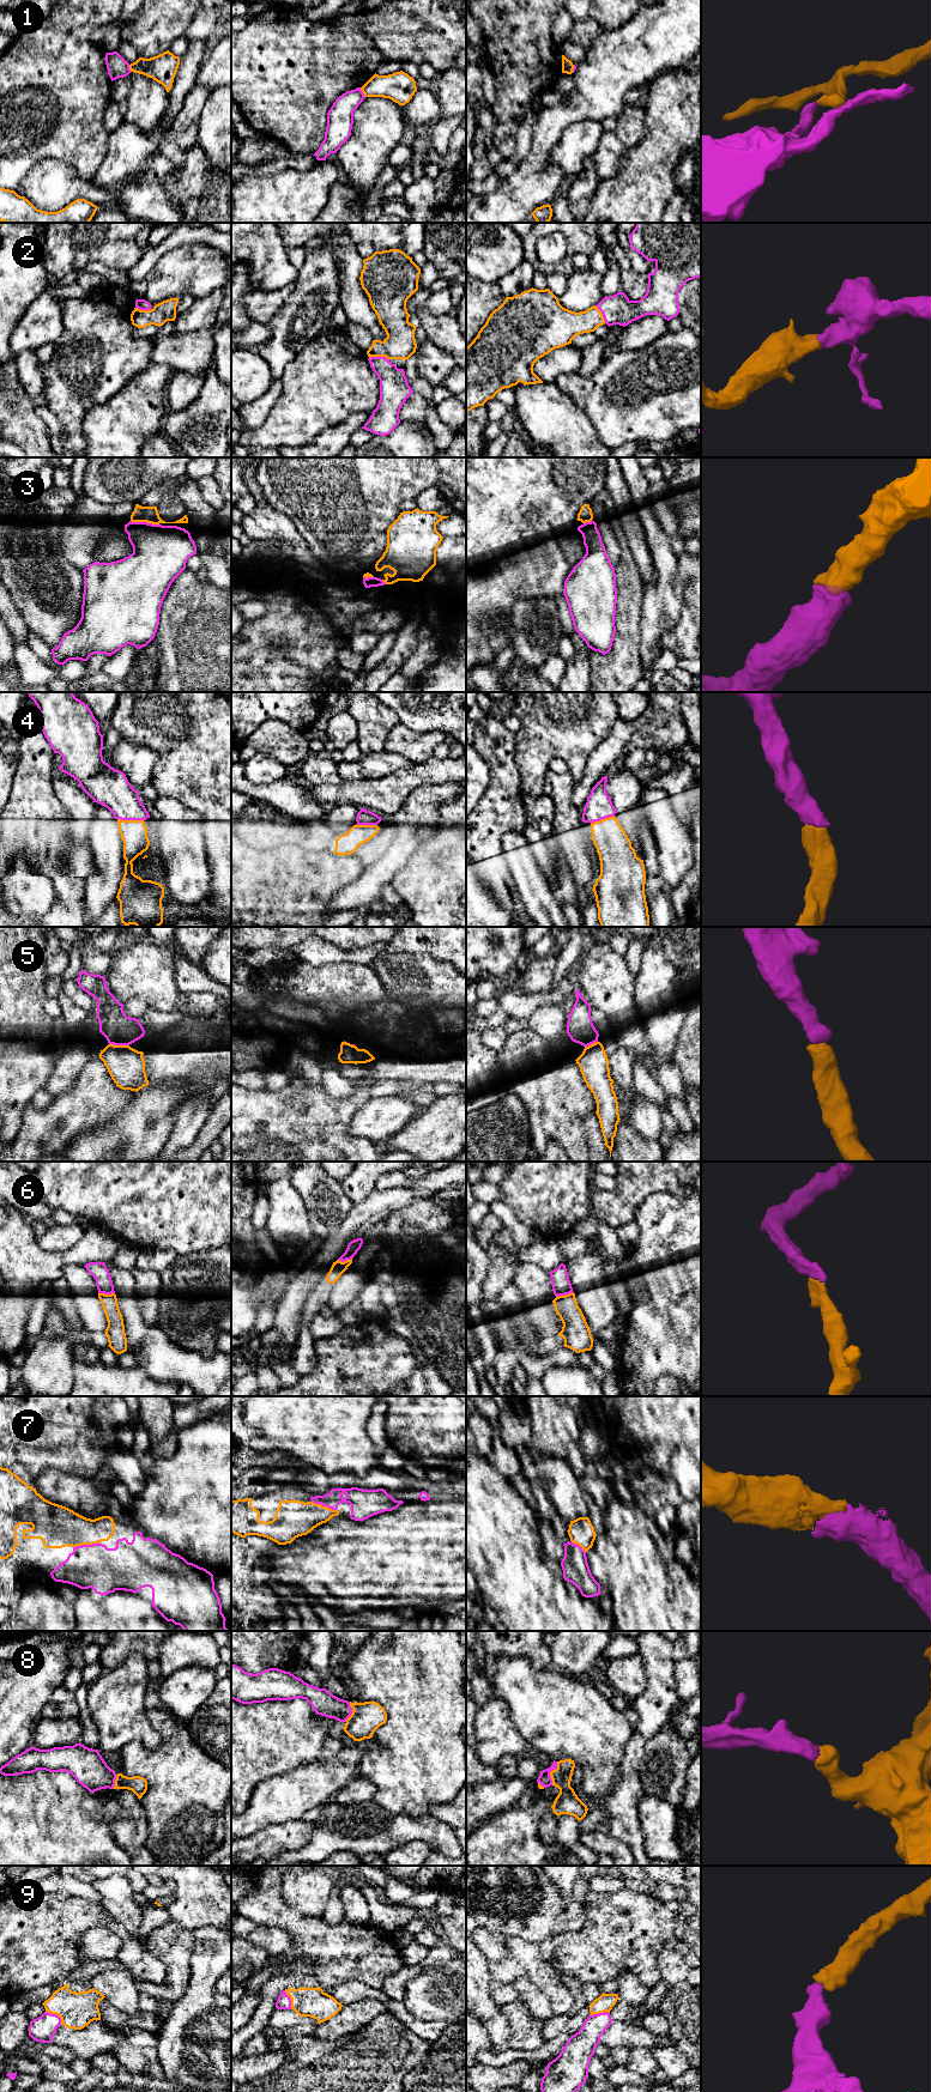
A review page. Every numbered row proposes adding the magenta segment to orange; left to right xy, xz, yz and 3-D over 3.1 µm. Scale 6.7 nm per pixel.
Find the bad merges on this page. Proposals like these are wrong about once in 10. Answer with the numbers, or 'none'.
1

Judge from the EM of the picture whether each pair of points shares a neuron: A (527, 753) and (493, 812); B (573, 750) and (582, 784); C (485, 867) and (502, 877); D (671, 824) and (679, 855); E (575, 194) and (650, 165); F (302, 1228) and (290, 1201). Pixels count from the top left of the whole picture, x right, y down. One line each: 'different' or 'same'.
A: different
B: different
C: same
D: same
E: different
F: same

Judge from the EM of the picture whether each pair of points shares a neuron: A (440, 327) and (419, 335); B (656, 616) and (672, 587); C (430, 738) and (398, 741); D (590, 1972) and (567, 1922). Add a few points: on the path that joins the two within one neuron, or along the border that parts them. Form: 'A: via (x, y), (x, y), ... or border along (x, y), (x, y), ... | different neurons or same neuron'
A: border along (418, 327), (428, 338) | different neurons
B: via (662, 608), (662, 601), (666, 594) | same neuron
C: via (422, 743), (406, 743) | same neuron
D: border along (584, 1905), (585, 1923), (579, 1929), (566, 1932) | different neurons

